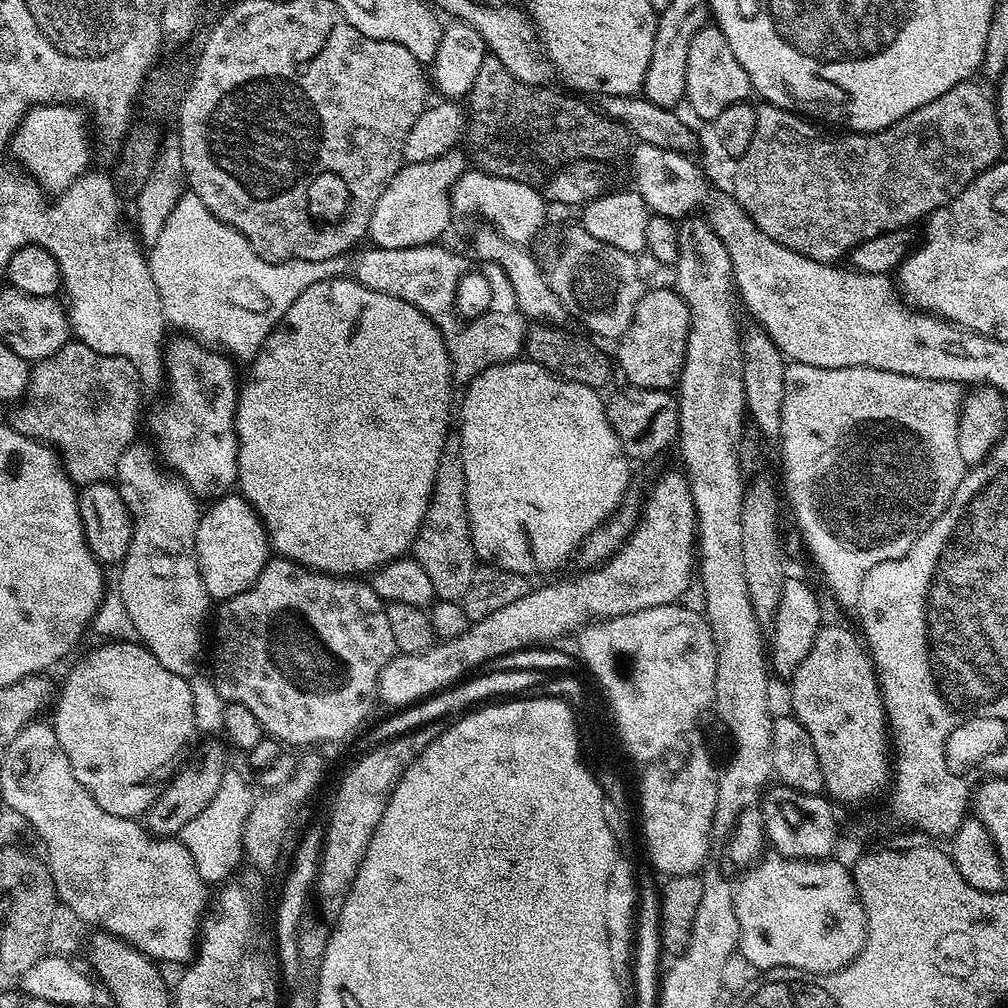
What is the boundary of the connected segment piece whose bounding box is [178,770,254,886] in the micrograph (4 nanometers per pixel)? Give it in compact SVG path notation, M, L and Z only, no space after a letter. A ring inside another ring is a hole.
M225 771L222 782L207 797L204 809L178 833L181 844L186 846L186 850L195 853L200 844L204 852L220 852L224 844L224 860L216 860L213 864L197 863L198 872L208 886L219 886L229 879L228 876L239 864L242 864L241 857L238 855L237 845L242 838L244 820L248 817L248 812L254 803L254 792L248 789L248 784L244 781L244 776L240 772ZM237 856L237 857L236 857Z

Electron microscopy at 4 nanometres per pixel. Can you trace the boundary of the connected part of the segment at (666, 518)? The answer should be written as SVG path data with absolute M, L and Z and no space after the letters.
M680 470L664 472L653 482L652 489L644 500L644 509L639 509L635 527L627 540L604 563L581 571L582 574L577 580L562 580L558 584L544 584L541 588L533 587L526 594L526 598L518 598L518 602L510 602L510 606L504 606L494 614L486 614L486 618L469 623L468 629L458 634L458 638L440 640L433 643L425 652L405 652L393 656L380 675L379 699L383 703L385 700L392 710L403 710L453 687L469 674L483 669L492 658L498 658L499 655L551 645L556 642L552 640L558 639L559 636L564 636L567 632L579 633L585 624L598 620L613 620L615 616L625 616L634 614L638 610L650 610L654 606L666 606L683 601L688 587L691 584L693 587L694 584L696 543L696 511L694 498L690 494L688 477Z

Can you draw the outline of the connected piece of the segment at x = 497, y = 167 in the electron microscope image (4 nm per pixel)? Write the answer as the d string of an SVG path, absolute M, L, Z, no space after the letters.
M488 54L485 55L482 66L478 66L478 74L474 77L474 84L470 86L466 95L466 144L470 149L470 156L473 161L476 160L481 169L490 173L492 176L501 176L502 178L510 178L517 180L523 184L530 184L533 186L539 185L541 182L548 179L553 172L558 168L563 168L565 164L574 162L575 160L602 160L605 162L612 162L615 156L620 156L629 151L633 147L634 138L626 130L626 126L622 126L617 120L611 120L610 117L605 116L600 111L599 107L587 104L587 99L581 98L576 94L569 94L567 91L555 92L552 86L537 86L535 84L527 84L518 78L514 78L514 74L510 74L510 70L506 70L506 66L502 66L502 62L497 56Z

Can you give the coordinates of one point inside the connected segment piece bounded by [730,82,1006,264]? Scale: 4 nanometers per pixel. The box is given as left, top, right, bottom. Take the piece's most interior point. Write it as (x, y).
(820, 195)

